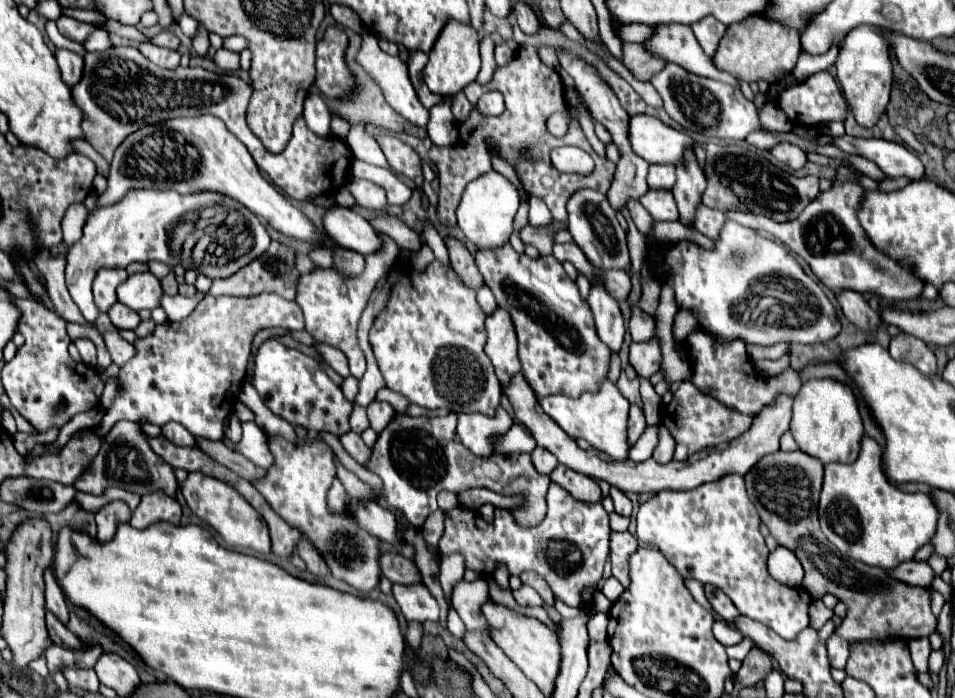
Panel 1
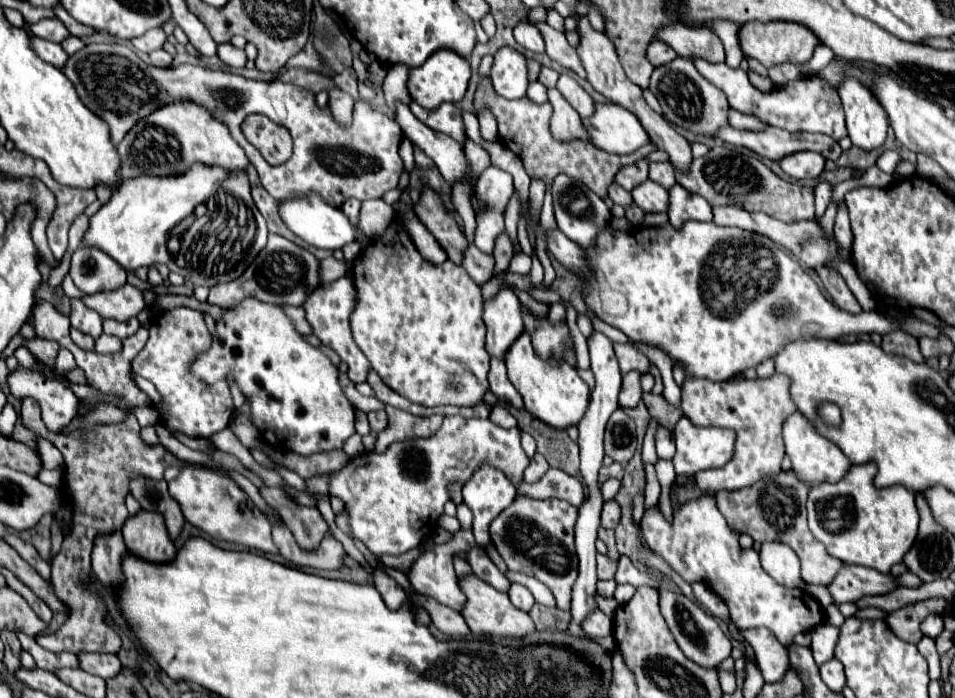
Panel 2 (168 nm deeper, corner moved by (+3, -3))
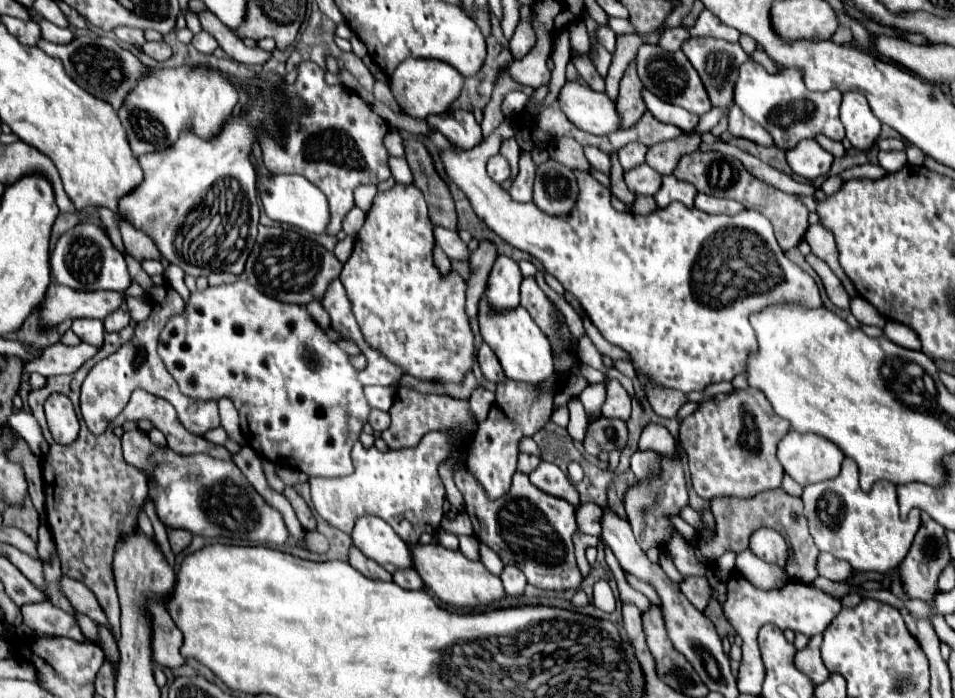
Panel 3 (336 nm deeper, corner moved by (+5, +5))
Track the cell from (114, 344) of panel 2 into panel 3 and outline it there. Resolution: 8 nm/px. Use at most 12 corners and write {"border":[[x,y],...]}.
{"border":[[88,343],[50,345],[23,371],[71,375],[100,351]]}

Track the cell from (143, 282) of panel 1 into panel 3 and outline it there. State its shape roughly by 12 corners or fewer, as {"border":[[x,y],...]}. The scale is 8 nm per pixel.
{"border":[[52,283],[42,323],[104,319],[124,303],[118,291],[76,291]]}

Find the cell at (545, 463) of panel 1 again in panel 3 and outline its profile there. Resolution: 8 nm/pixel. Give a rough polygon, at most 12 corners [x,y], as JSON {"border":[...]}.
{"border":[[518,457],[518,471],[530,473],[538,467],[540,457]]}

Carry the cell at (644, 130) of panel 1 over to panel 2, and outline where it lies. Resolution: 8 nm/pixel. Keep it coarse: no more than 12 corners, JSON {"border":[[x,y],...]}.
{"border":[[616,103],[582,119],[590,143],[626,155],[650,141]]}

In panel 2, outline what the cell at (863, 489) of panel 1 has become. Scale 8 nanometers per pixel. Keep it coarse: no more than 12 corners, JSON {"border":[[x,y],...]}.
{"border":[[852,465],[808,493],[830,557],[890,573],[918,533],[916,495]]}

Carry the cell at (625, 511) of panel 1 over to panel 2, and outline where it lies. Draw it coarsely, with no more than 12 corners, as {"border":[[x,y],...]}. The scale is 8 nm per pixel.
{"border":[[606,501],[602,507],[602,527],[616,529],[620,505]]}

